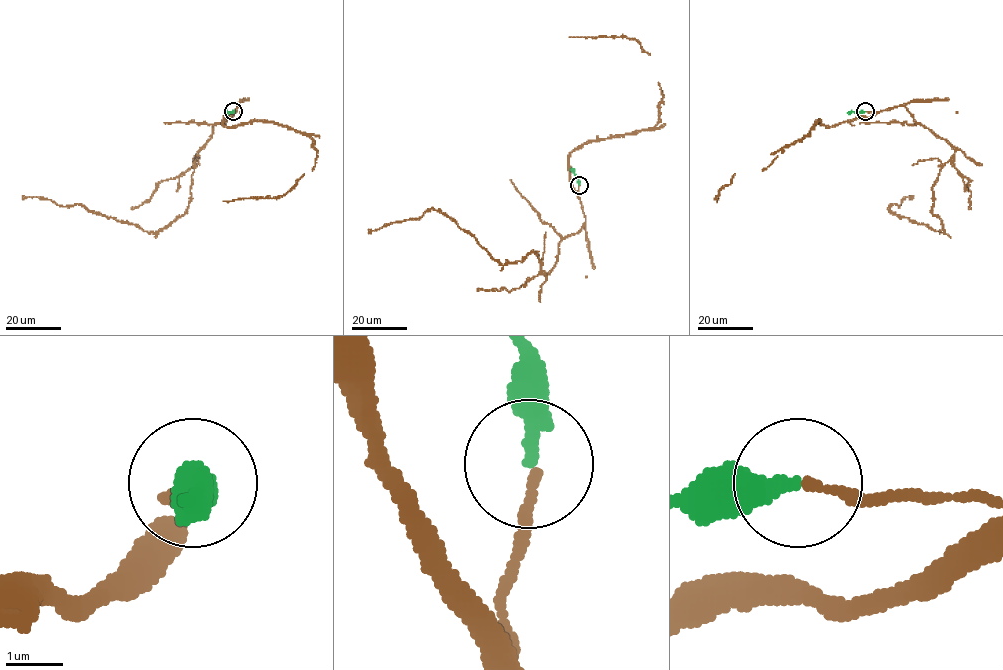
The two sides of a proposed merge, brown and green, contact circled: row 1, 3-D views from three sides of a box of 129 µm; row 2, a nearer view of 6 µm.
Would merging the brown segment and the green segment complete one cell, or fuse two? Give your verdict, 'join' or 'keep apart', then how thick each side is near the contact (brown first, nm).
join; 180 nm thick on the brown side, 340 nm on the other

